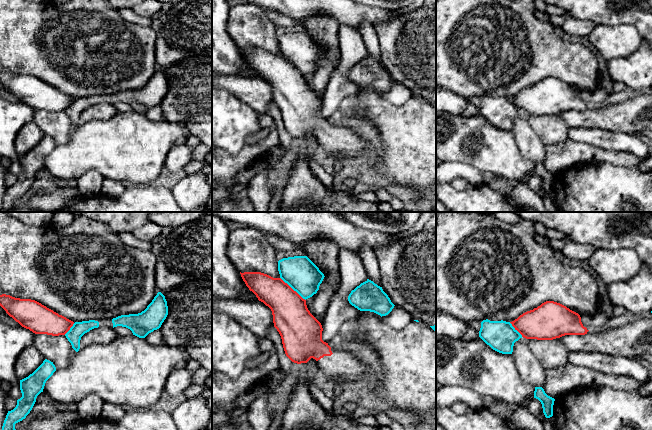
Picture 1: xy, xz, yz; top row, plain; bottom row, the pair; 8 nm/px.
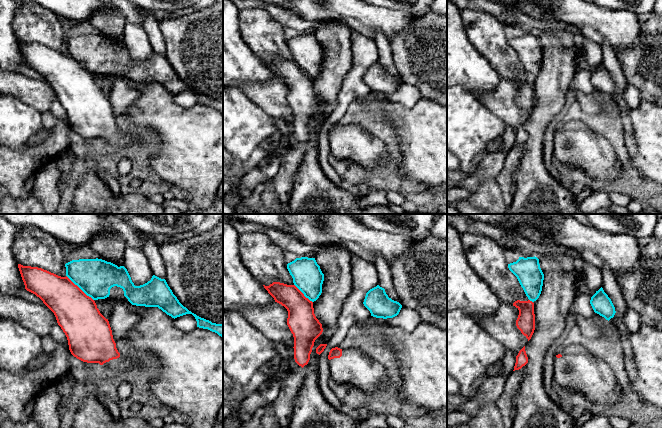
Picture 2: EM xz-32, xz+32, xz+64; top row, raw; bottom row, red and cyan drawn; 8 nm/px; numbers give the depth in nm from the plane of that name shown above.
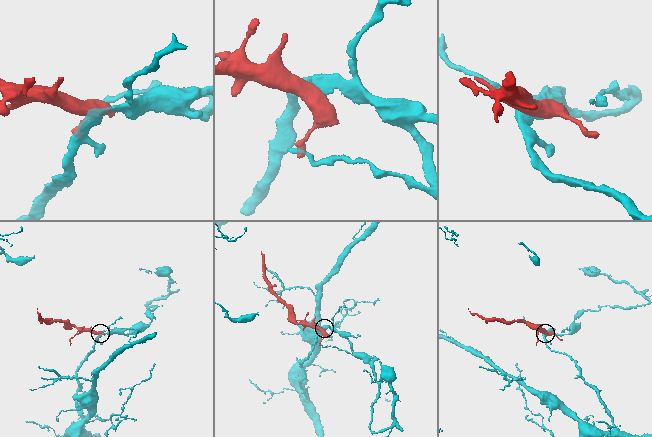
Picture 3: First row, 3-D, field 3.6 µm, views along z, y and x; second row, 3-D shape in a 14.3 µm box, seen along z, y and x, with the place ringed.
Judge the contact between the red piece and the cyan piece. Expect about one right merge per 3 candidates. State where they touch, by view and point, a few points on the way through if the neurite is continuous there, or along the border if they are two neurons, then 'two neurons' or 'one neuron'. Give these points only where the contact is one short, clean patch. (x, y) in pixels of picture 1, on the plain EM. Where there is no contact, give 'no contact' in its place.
contact xz (292, 65); border xz (280, 53), (305, 76); two neurons

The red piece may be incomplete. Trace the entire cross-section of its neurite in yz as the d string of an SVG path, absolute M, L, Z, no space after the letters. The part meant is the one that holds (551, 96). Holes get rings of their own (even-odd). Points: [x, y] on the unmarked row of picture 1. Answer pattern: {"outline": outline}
{"outline": "M546 77L510 99L526 115L553 116L589 107L578 89L554 77Z"}

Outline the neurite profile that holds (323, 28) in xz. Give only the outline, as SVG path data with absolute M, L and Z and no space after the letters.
M327 14L312 15L303 21L307 33L325 52L317 69L306 75L308 86L322 101L330 77L340 61L339 22Z

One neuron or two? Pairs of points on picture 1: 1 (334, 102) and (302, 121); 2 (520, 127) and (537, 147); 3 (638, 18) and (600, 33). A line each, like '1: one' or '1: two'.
1: two
2: one
3: two

